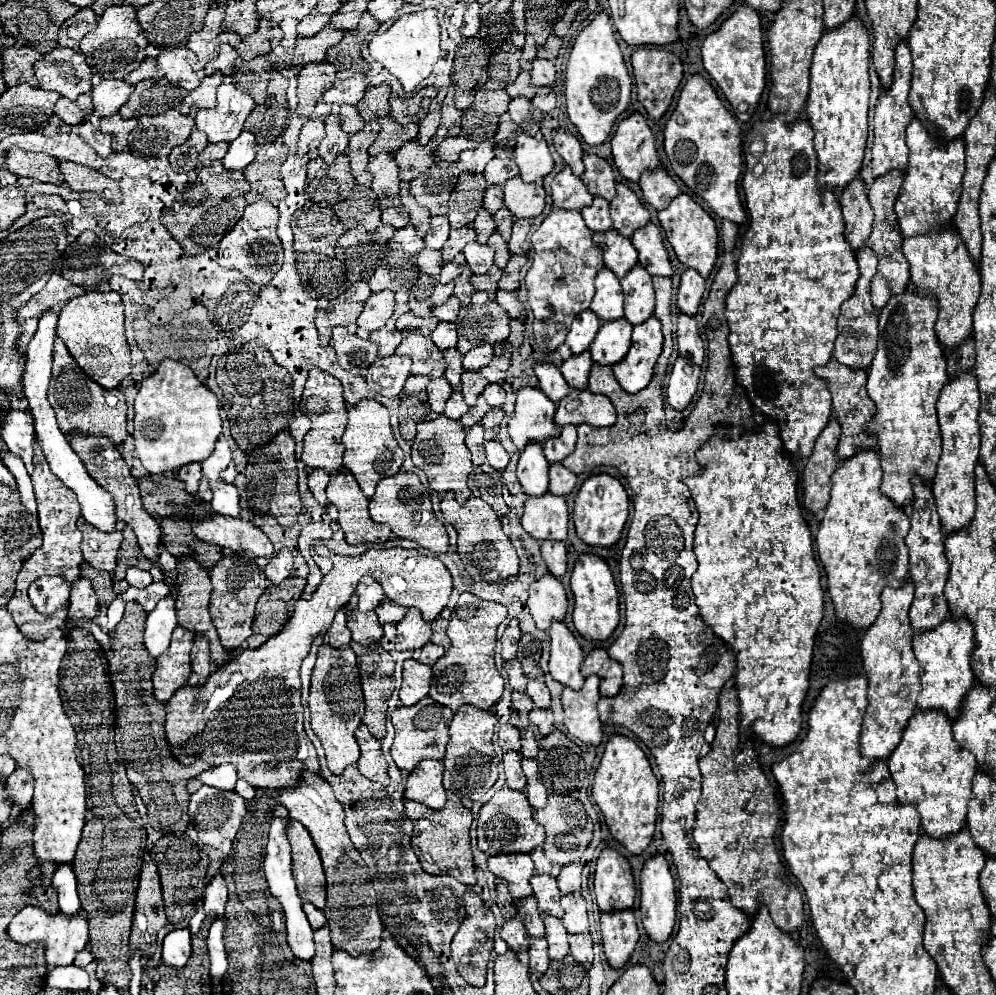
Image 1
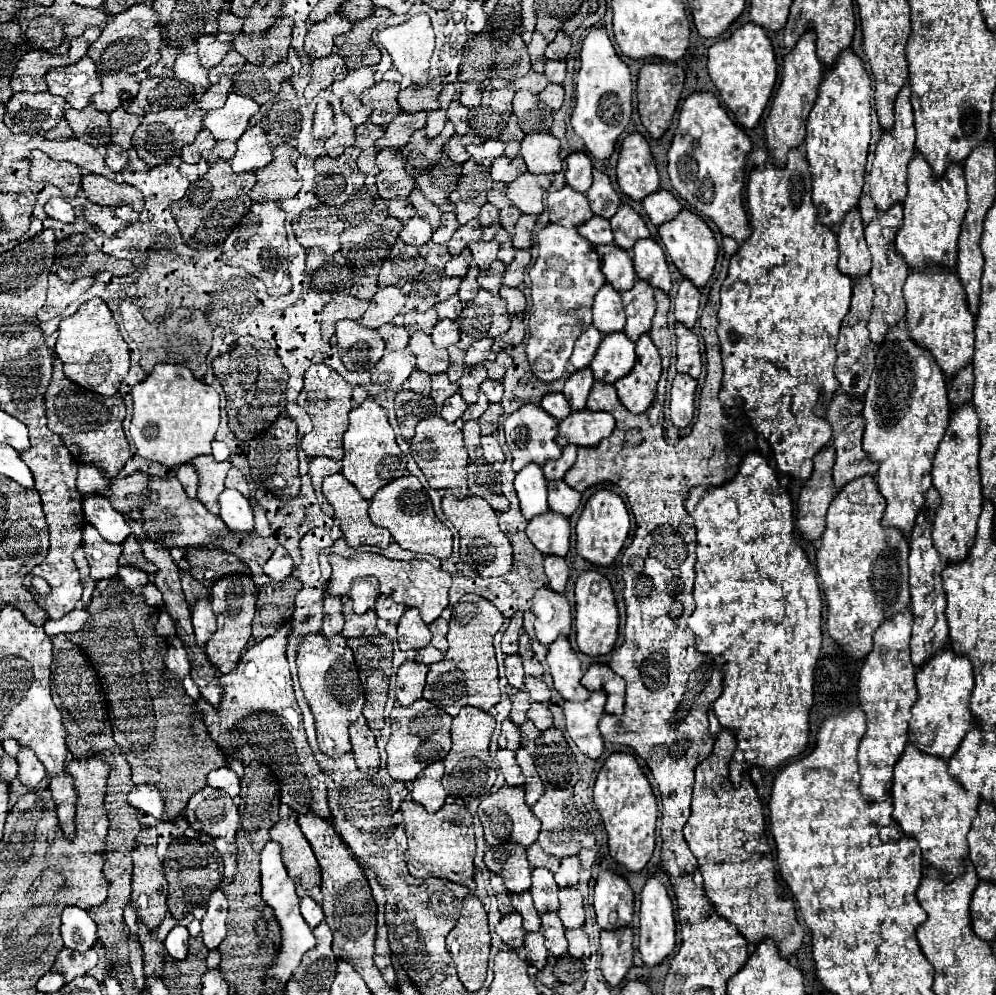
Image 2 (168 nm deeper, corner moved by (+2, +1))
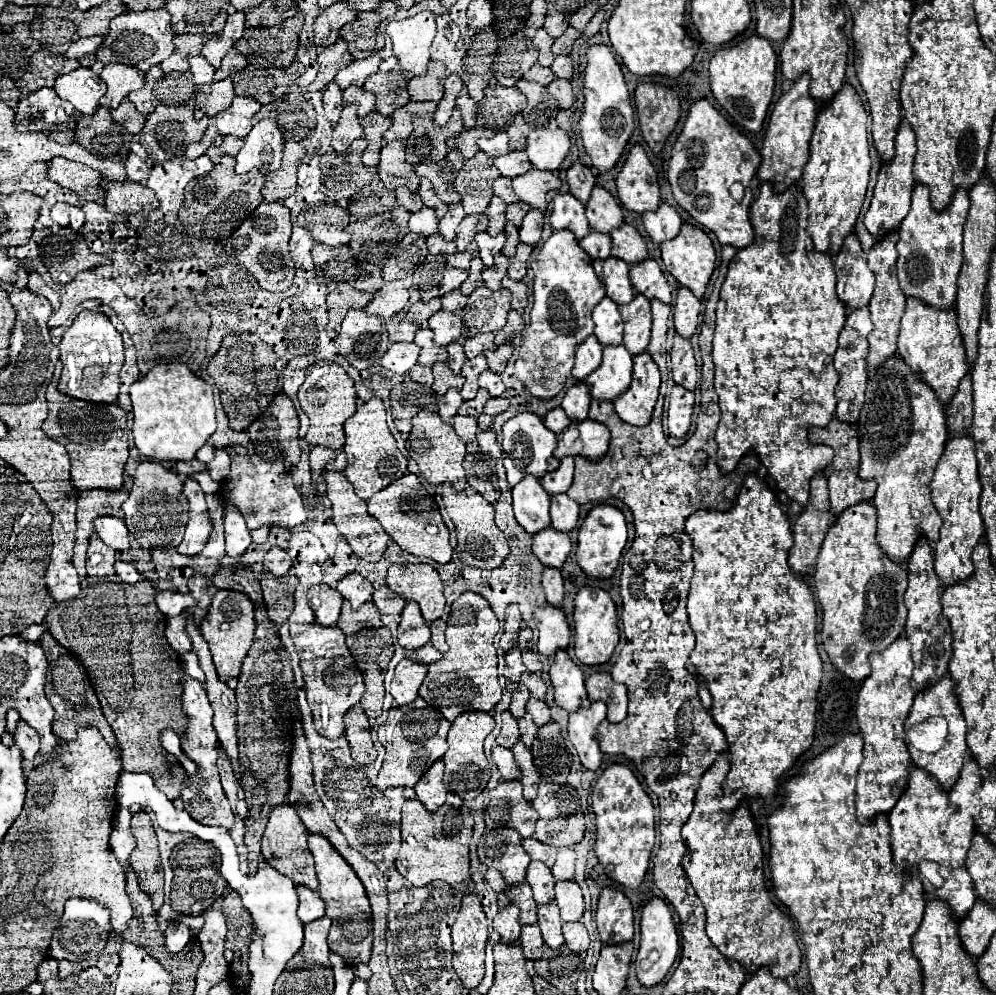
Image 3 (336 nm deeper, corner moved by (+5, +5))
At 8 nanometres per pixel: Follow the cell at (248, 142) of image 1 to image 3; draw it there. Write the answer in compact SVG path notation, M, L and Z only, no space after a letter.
M273 119L259 121L251 133L245 137L243 149L237 153L237 173L249 173L251 169L259 171L277 171L283 159L283 131Z

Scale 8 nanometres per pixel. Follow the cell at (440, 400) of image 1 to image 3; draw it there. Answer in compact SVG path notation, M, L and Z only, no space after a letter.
M435 363L433 365L433 377L435 377L435 381L433 381L433 391L437 393L437 395L445 395L445 391L447 389L461 389L463 387L463 383L465 383L465 379L461 377L461 375L455 375L451 369L449 369L449 365L447 363Z

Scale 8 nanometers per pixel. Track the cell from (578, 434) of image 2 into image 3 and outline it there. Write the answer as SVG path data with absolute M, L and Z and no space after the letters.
M585 419L577 423L579 429L579 439L575 441L573 447L563 447L563 441L559 441L559 447L555 451L557 459L563 459L567 455L571 457L585 457L591 461L599 461L609 447L609 429L601 423L595 423L591 419Z

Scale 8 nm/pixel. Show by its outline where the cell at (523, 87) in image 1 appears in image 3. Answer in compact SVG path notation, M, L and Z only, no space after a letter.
M533 65L525 75L523 75L527 81L535 81L535 83L541 83L541 85L549 85L553 79L555 79L555 75L553 75L553 71L549 69L549 67L543 67L543 65Z

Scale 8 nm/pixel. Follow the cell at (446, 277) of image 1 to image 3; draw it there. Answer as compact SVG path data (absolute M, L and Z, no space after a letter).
M471 243L467 251L457 252L456 254L448 256L447 262L455 268L468 270L473 257L477 257L477 245L475 243Z

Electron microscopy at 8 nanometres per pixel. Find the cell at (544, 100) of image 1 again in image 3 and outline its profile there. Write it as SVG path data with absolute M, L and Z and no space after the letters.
M555 79L555 81L547 87L547 91L559 101L559 107L561 107L561 109L571 109L575 97L573 97L571 83L569 83L567 79Z

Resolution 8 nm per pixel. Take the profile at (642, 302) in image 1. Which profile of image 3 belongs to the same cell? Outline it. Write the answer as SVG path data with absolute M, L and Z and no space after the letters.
M635 295L635 299L627 305L619 307L621 319L625 325L623 345L631 355L645 353L651 339L651 305L643 295Z

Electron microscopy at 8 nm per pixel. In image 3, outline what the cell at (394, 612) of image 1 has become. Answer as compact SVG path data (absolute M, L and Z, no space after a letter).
M387 585L377 587L373 591L373 603L377 605L377 609L379 609L381 615L401 613L403 607L405 607L405 599L401 599L401 595L395 595Z

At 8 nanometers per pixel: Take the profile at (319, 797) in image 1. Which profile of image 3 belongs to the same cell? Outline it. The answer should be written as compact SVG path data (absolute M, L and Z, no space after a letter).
M309 833L309 849L315 857L315 869L319 877L319 895L325 901L325 913L333 921L329 929L329 949L339 953L347 965L355 967L359 963L367 963L371 957L371 943L373 943L373 919L369 899L365 895L363 883L355 877L355 871L349 863L331 847L331 843L323 835Z

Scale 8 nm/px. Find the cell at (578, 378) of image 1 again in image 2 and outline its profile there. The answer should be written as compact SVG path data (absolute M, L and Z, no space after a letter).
M588 367L572 373L566 379L566 385L564 385L562 393L566 395L572 409L584 409L586 407L586 397L592 389L592 383L594 383L594 377L592 377L592 371Z

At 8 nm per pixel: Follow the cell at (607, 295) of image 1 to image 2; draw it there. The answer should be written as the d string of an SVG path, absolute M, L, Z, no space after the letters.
M604 283L600 287L600 291L594 295L592 315L594 315L592 325L604 335L624 329L626 317L624 317L622 301L620 301L618 291L614 291L614 287L610 287L610 283Z

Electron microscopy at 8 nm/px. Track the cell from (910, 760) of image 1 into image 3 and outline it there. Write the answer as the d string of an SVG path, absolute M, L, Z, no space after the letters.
M911 767L909 769L909 783L907 791L901 795L899 803L889 813L889 825L893 831L893 861L903 865L907 871L917 873L919 861L935 861L939 863L939 875L943 877L943 887L933 889L927 879L923 879L923 889L929 899L947 901L951 913L957 921L965 919L971 905L975 905L975 889L971 875L965 867L965 857L971 847L973 837L973 823L965 823L959 819L959 813L949 805L947 793L939 787L939 783L923 769Z

